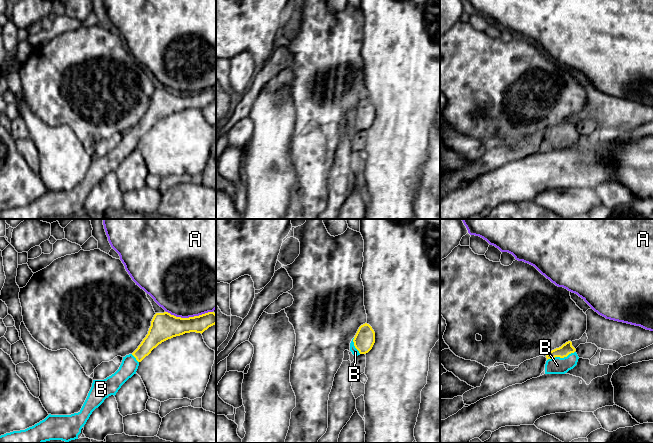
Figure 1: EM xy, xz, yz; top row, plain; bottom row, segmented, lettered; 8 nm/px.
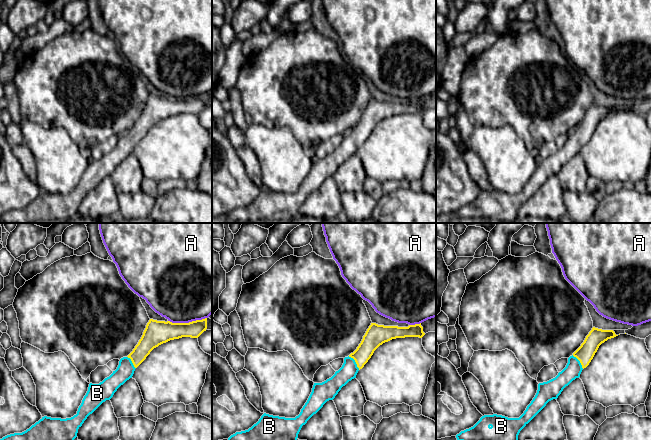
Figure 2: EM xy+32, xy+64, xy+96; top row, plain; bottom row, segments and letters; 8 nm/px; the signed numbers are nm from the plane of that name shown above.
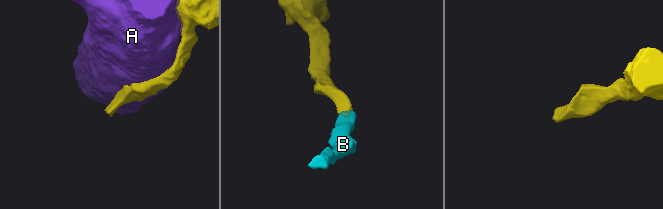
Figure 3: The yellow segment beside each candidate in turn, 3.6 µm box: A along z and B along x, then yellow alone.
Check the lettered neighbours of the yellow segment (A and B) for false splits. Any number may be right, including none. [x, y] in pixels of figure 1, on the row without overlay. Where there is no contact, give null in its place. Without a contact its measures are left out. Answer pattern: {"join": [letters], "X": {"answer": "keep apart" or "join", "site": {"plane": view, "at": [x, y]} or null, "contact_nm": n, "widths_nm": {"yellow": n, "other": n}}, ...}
{"join": ["B"], "A": {"answer": "keep apart", "site": {"plane": "xy", "at": [189, 93]}, "contact_nm": 380, "widths_nm": {"yellow": 220, "other": 500}}, "B": {"answer": "join", "site": {"plane": "yz", "at": [560, 133]}, "contact_nm": 240, "widths_nm": {"yellow": 90, "other": 140}}}

